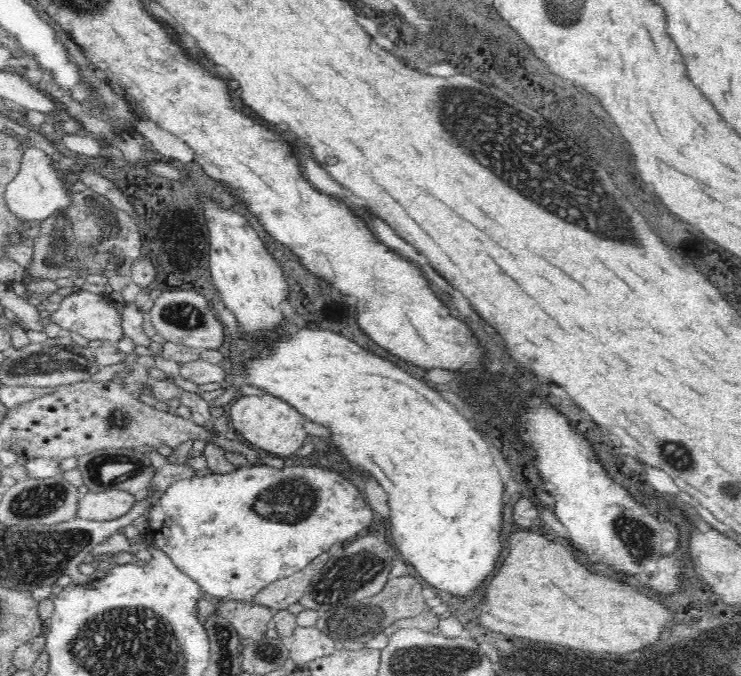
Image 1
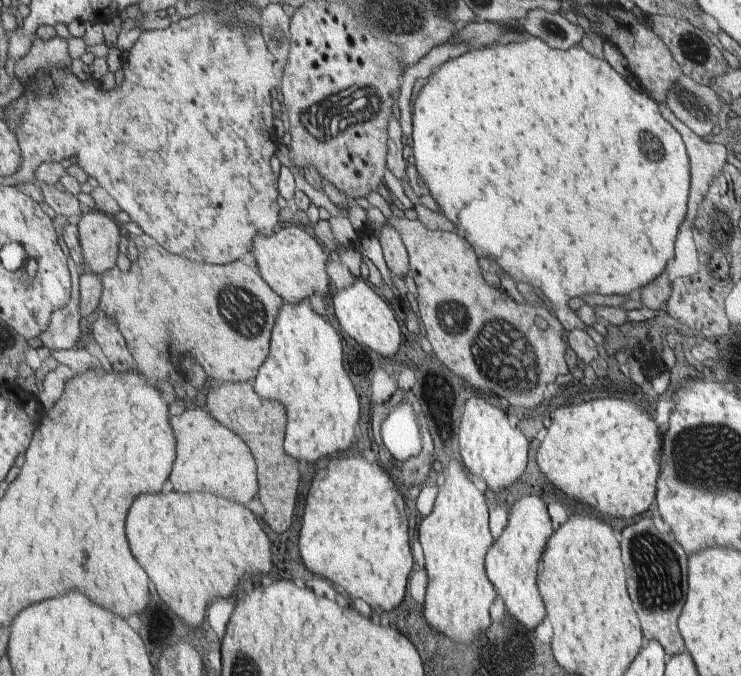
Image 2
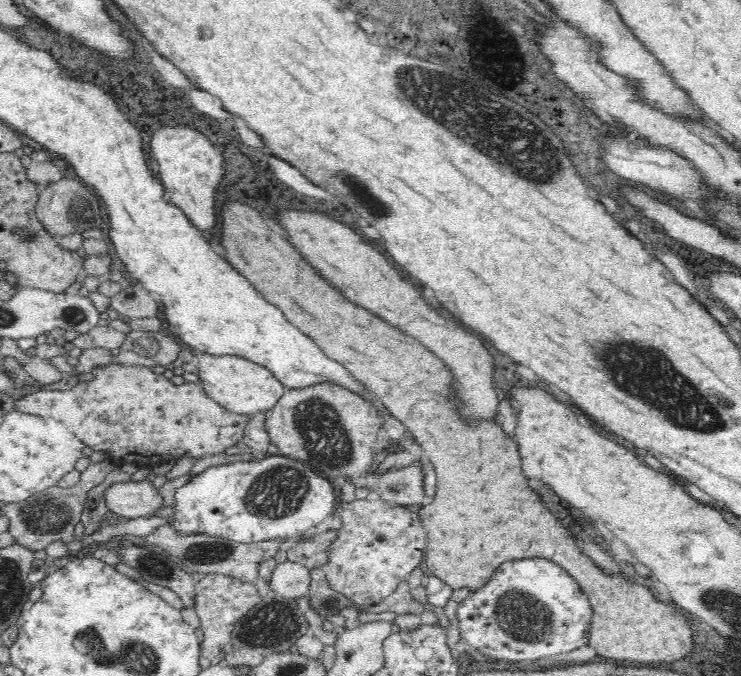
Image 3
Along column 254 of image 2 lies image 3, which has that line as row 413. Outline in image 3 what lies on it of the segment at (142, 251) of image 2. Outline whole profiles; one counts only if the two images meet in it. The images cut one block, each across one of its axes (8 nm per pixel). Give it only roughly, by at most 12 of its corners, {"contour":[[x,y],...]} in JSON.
{"contour":[[328,380],[263,414],[279,454],[409,508],[421,459],[376,474],[384,418]]}

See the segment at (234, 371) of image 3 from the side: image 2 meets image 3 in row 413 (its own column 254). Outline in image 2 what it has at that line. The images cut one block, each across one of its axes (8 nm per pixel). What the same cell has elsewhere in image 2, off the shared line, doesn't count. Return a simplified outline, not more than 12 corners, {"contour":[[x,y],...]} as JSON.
{"contour":[[297,222],[251,257],[287,303],[332,294],[323,246]]}

